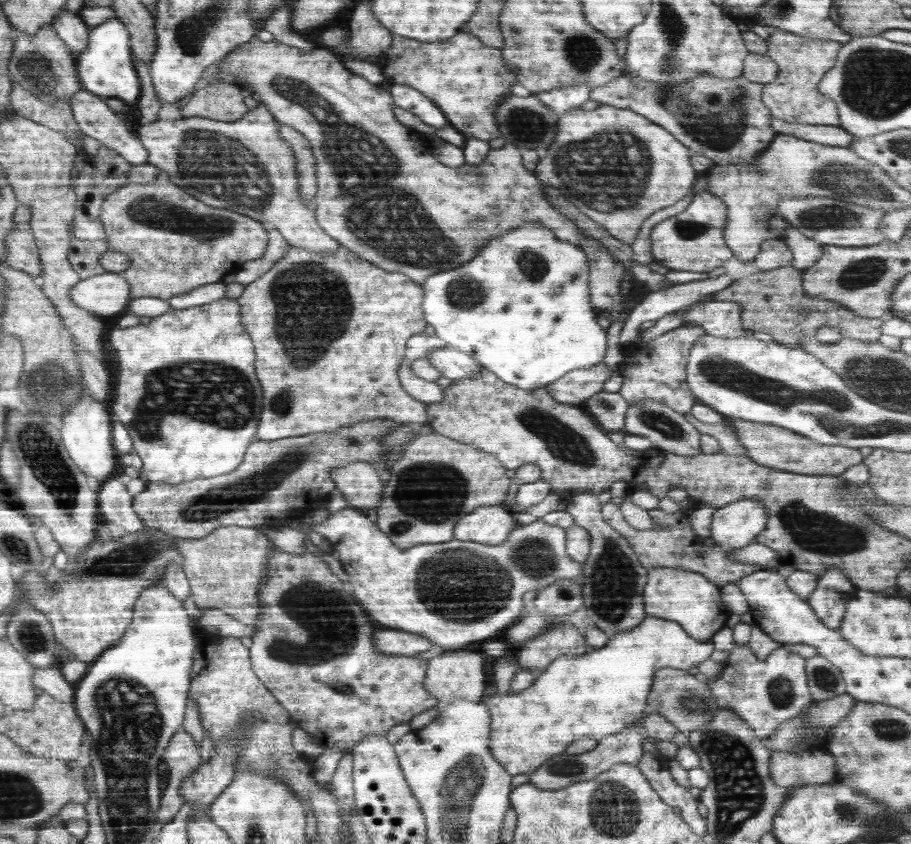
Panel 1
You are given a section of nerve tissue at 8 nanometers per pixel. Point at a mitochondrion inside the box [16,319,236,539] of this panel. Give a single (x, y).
(53, 385)

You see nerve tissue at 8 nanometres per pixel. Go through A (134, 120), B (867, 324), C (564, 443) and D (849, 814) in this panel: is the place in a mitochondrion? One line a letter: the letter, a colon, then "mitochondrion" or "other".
A: other
B: other
C: mitochondrion
D: mitochondrion

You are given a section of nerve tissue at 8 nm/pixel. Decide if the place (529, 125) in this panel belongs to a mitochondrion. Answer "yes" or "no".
yes

